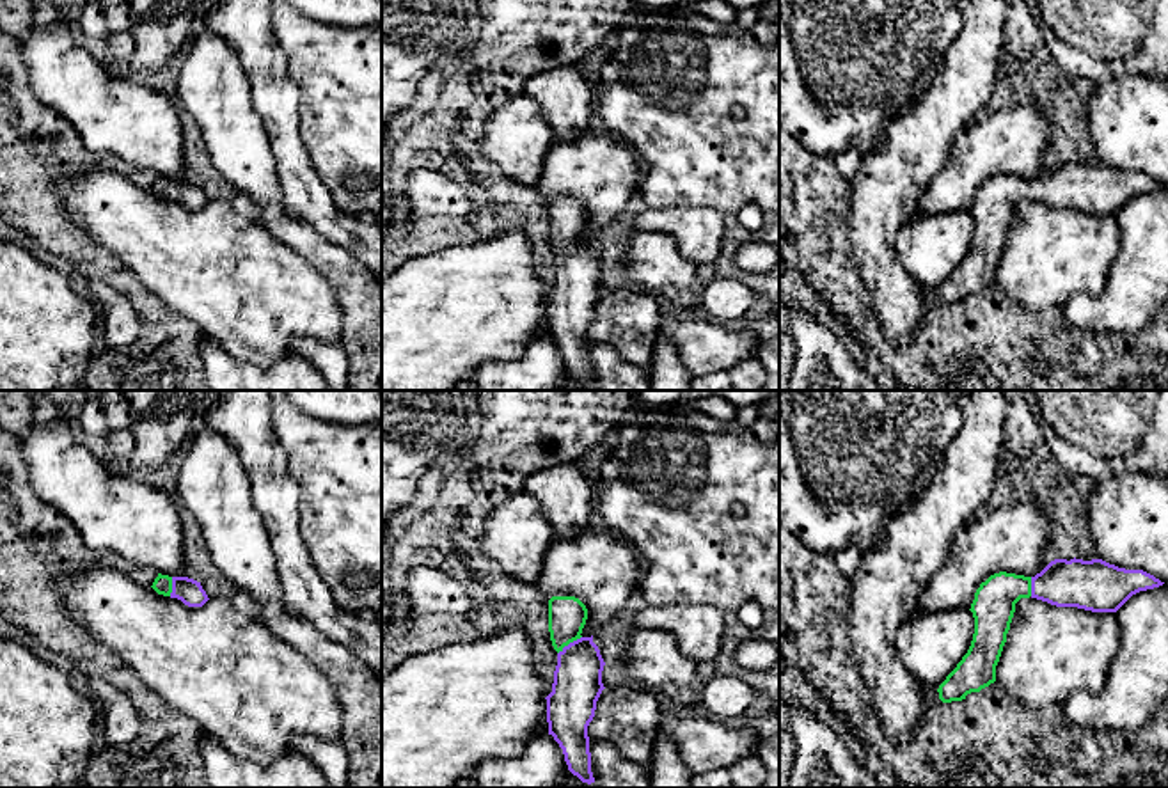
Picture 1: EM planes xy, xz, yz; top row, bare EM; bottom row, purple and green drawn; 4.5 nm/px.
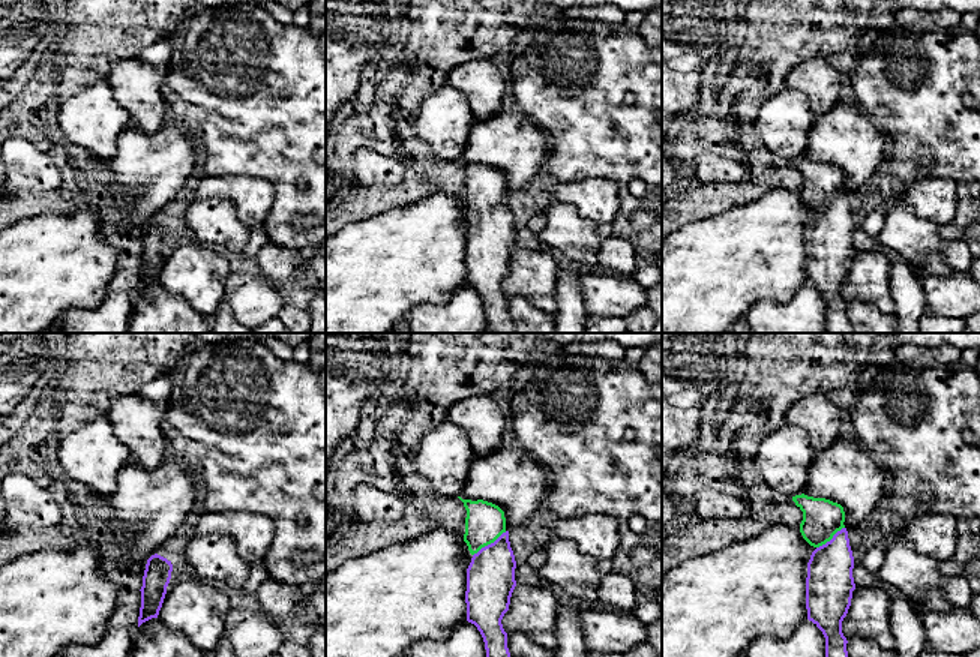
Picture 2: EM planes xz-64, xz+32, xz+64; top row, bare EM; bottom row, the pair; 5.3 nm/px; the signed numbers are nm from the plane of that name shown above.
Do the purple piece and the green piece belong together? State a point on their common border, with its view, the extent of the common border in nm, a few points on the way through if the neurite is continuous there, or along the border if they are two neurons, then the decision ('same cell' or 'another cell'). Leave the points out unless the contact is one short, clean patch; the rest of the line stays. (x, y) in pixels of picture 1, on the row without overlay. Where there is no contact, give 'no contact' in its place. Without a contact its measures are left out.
contact xz (570, 245); length 140 nm; way xz (577, 286), (577, 258), (570, 245), (567, 217); same cell

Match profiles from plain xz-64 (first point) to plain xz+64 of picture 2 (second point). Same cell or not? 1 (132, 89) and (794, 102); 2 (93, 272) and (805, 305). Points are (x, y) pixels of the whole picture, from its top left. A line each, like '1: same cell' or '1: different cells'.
1: different cells
2: different cells

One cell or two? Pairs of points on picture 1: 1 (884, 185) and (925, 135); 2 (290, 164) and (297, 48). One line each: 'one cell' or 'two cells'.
1: one cell
2: two cells

